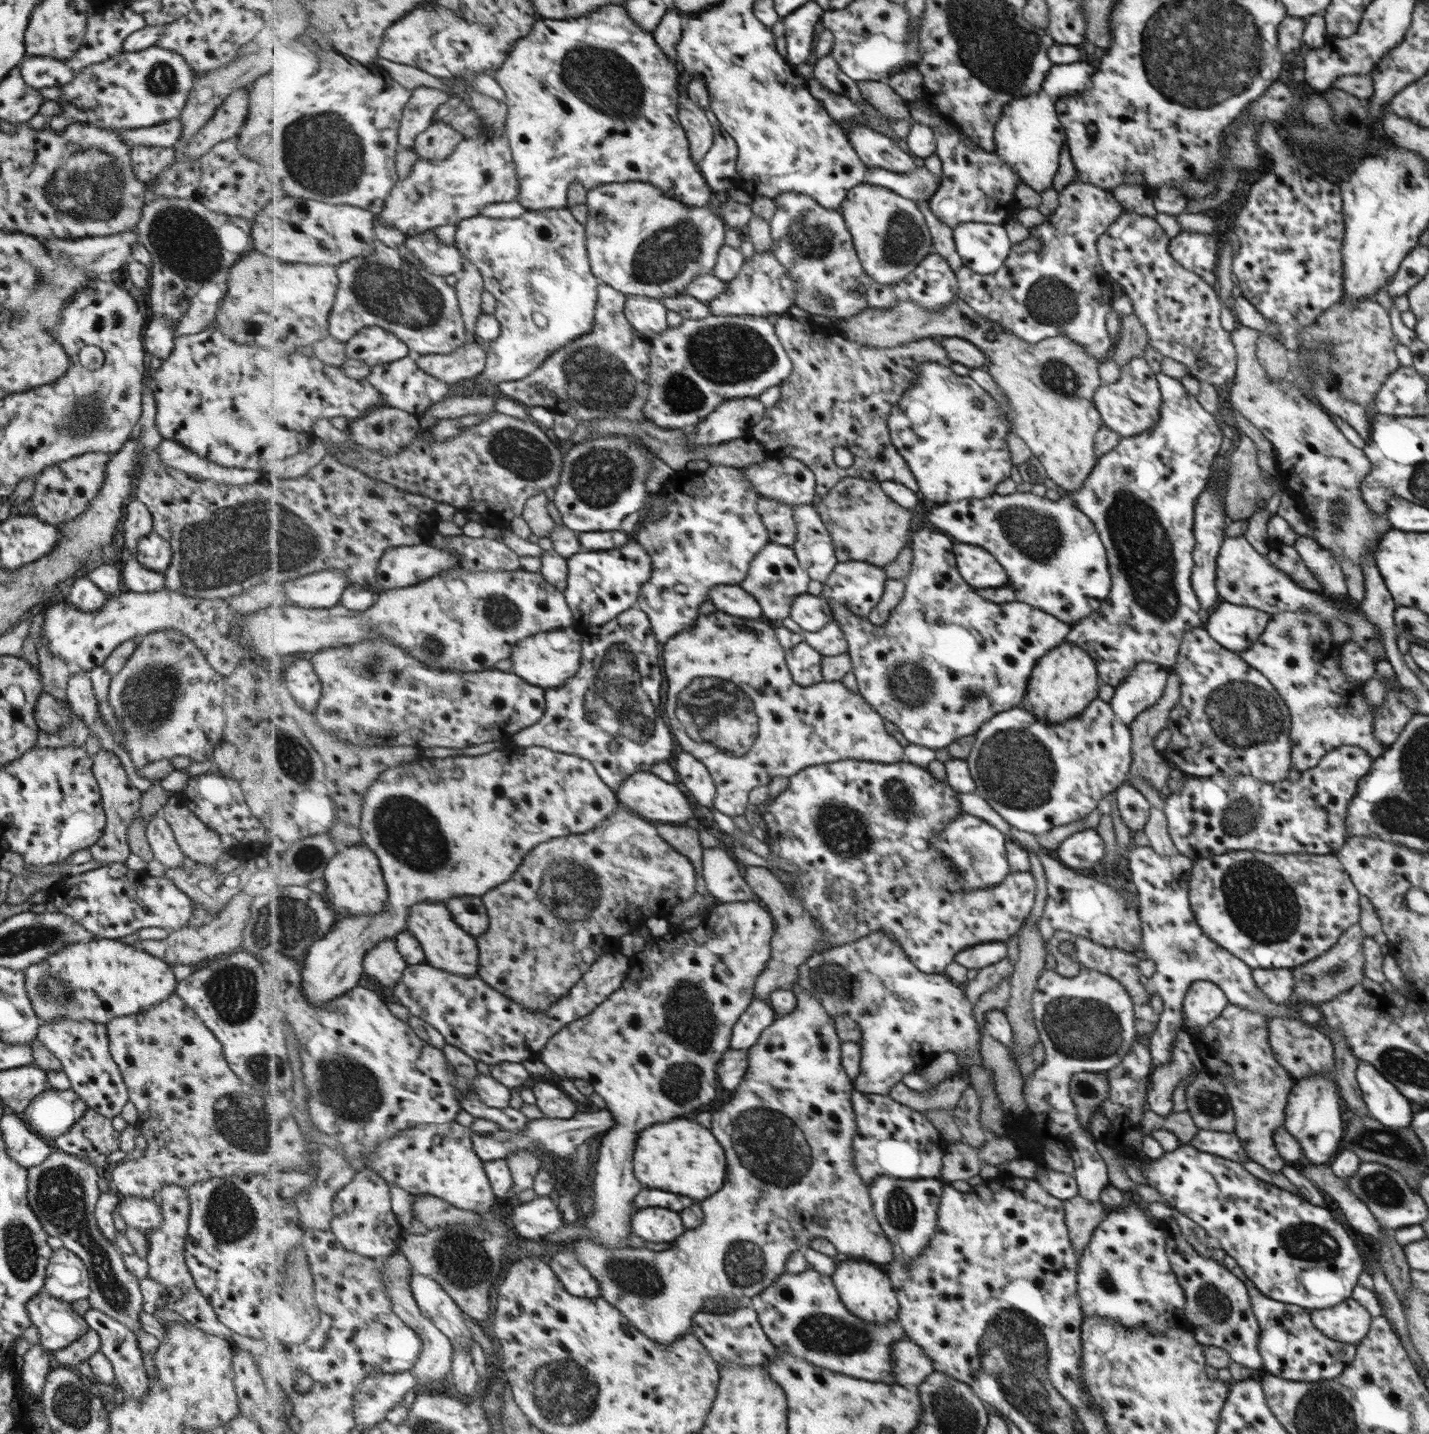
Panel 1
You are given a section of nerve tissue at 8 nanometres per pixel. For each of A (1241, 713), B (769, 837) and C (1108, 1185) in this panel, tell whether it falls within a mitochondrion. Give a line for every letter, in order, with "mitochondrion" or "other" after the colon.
A: mitochondrion
B: other
C: other

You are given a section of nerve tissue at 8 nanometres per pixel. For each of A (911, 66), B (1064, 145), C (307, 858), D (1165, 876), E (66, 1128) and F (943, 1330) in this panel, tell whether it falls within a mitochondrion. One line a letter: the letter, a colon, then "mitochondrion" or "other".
A: other
B: other
C: mitochondrion
D: other
E: other
F: other

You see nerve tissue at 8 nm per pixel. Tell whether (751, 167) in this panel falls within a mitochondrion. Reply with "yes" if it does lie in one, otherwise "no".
no

